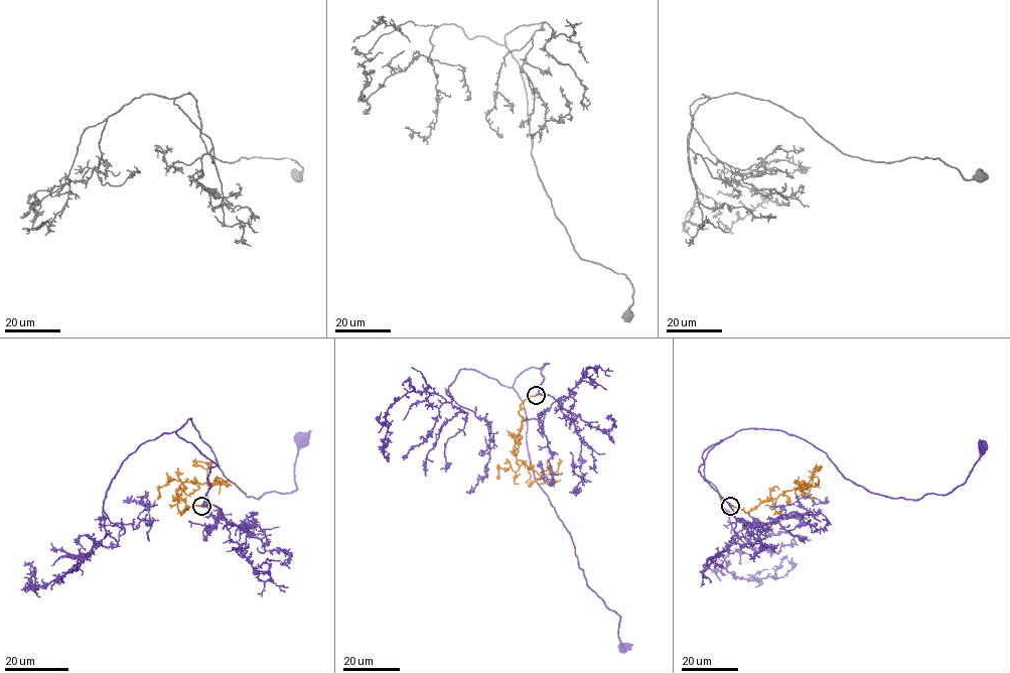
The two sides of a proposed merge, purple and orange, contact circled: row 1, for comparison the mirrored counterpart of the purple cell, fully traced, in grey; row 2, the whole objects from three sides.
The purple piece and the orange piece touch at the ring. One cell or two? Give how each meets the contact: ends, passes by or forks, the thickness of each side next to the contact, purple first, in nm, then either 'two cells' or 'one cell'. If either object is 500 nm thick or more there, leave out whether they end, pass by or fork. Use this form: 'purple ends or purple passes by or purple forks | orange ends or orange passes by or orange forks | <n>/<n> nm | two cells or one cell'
purple ends | orange ends | 440/240 nm | two cells

